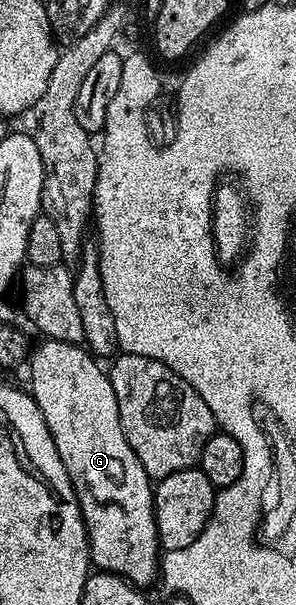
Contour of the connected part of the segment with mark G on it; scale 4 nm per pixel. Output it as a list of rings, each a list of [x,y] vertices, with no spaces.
[[[53,338],[41,341],[41,343],[41,346],[37,350],[35,347],[30,354],[30,367],[32,366],[32,386],[30,385],[30,393],[46,420],[46,428],[50,428],[50,436],[54,440],[54,448],[58,448],[58,456],[62,456],[62,464],[66,464],[66,476],[70,476],[70,484],[78,496],[78,504],[84,517],[84,527],[88,533],[88,547],[92,553],[92,566],[97,571],[106,574],[116,574],[119,578],[124,578],[137,588],[148,588],[151,582],[155,583],[157,581],[162,557],[160,537],[156,531],[154,500],[152,499],[154,482],[153,479],[148,477],[146,468],[142,468],[138,456],[134,456],[134,448],[130,448],[130,444],[122,432],[122,420],[118,416],[118,400],[114,396],[114,388],[112,387],[112,381],[108,378],[108,370],[105,367],[100,367],[103,365],[83,345],[75,346],[74,344],[66,344]]]

